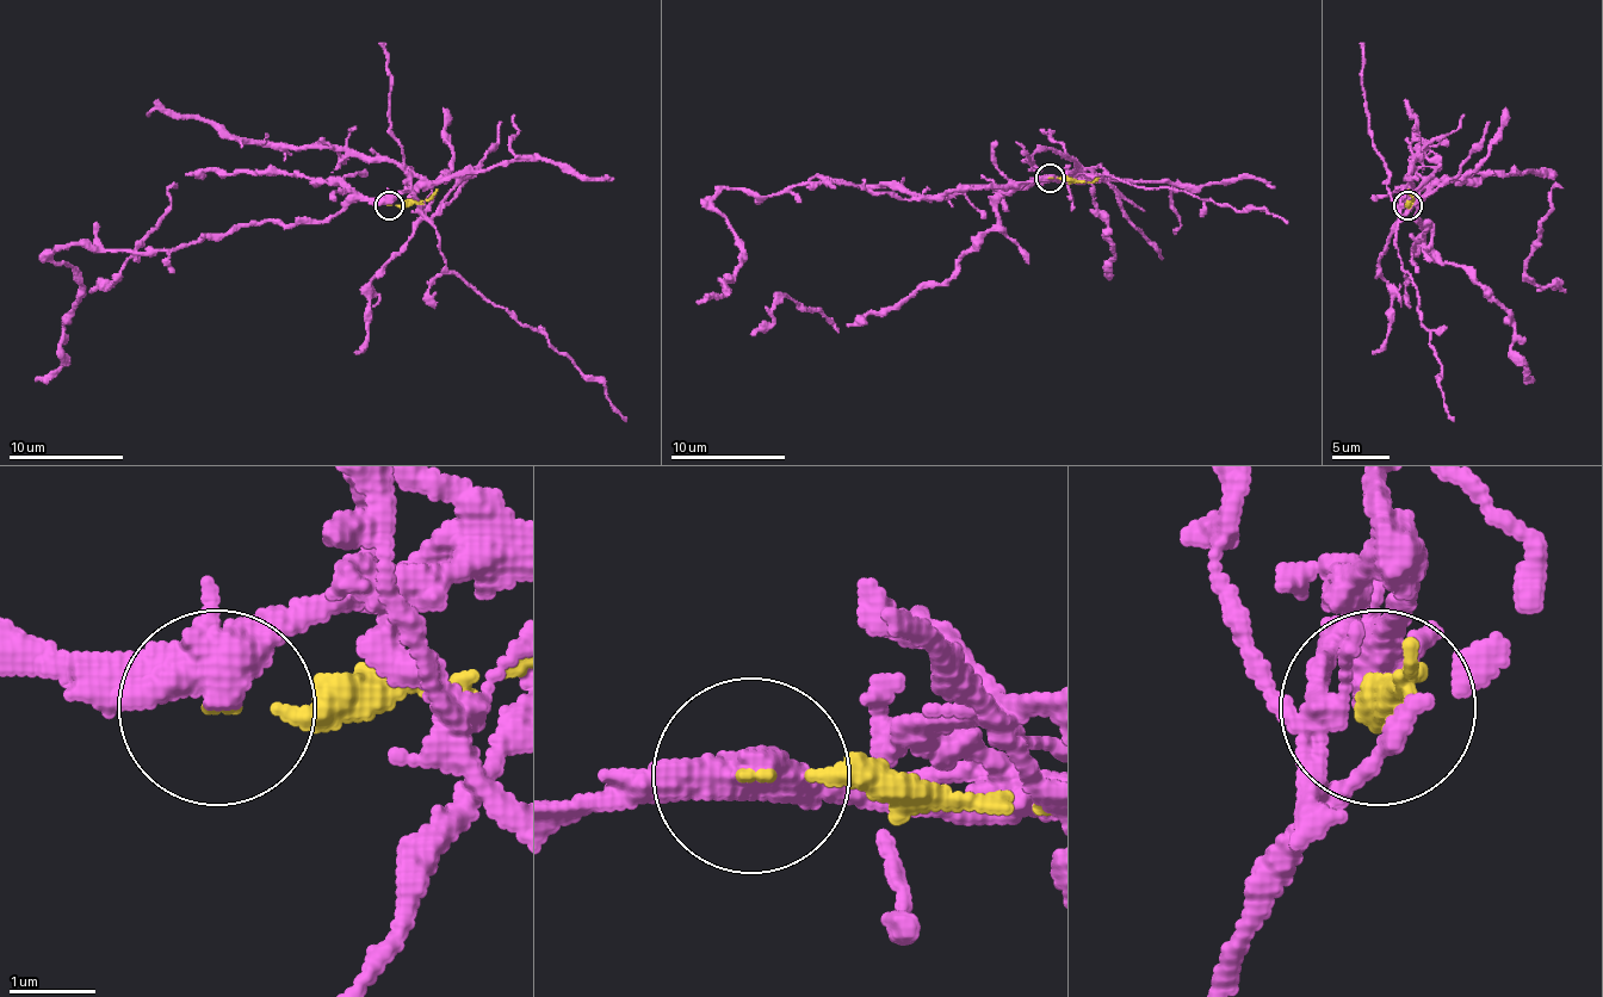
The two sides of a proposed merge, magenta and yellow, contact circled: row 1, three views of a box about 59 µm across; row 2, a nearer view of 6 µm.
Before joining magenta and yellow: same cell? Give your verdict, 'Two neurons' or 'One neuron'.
Two neurons

